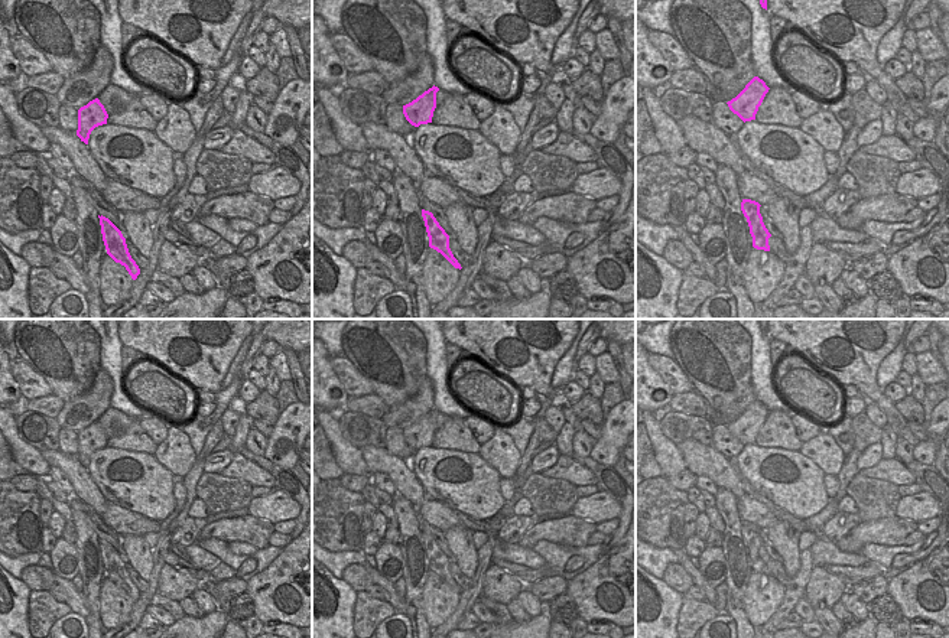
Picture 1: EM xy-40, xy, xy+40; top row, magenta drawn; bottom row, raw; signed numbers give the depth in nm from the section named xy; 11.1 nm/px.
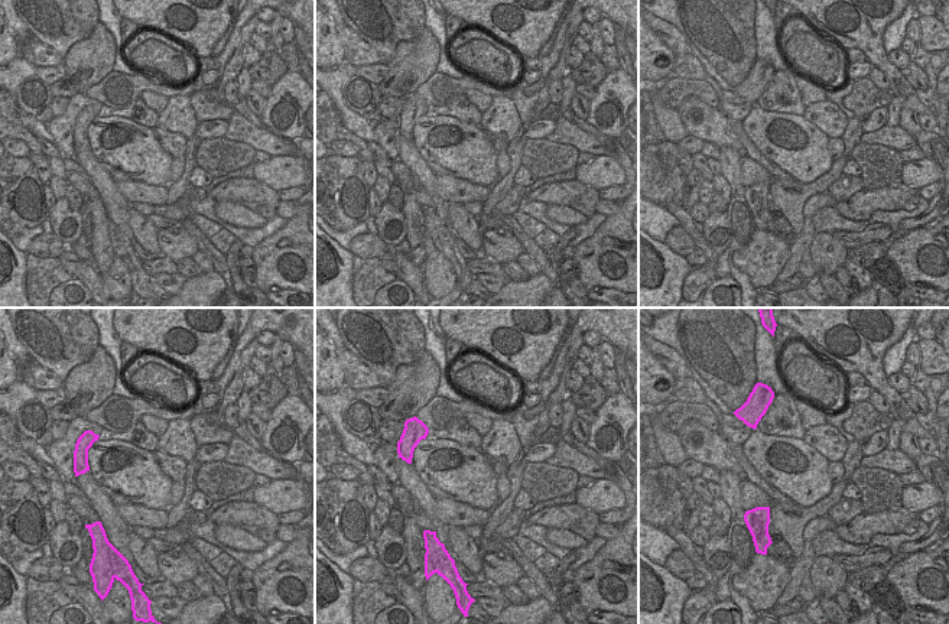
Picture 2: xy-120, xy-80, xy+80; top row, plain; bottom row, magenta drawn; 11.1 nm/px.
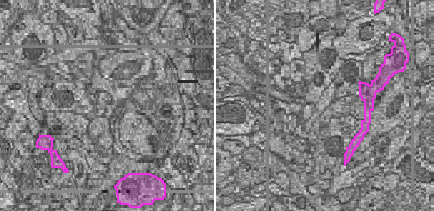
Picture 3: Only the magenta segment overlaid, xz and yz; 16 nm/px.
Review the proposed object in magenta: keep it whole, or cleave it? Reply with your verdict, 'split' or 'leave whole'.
split

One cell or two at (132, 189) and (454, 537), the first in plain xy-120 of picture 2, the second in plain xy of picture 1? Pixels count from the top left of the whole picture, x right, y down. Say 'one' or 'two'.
two

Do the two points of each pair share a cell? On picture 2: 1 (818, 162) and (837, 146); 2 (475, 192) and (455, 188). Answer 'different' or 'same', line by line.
1: different
2: same

